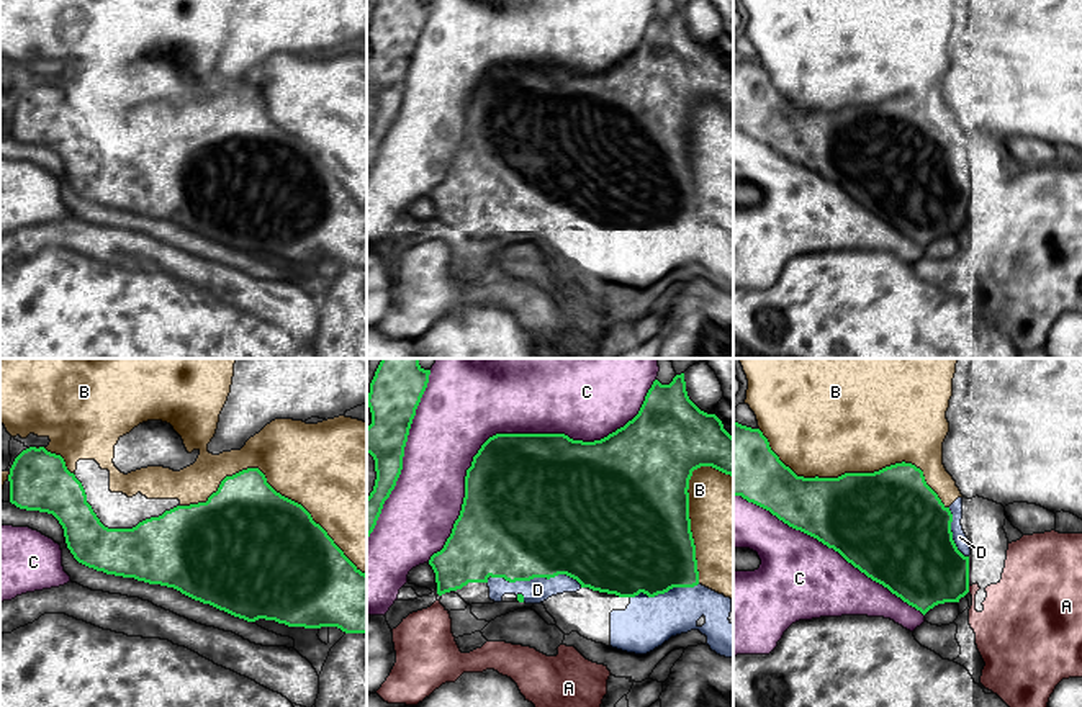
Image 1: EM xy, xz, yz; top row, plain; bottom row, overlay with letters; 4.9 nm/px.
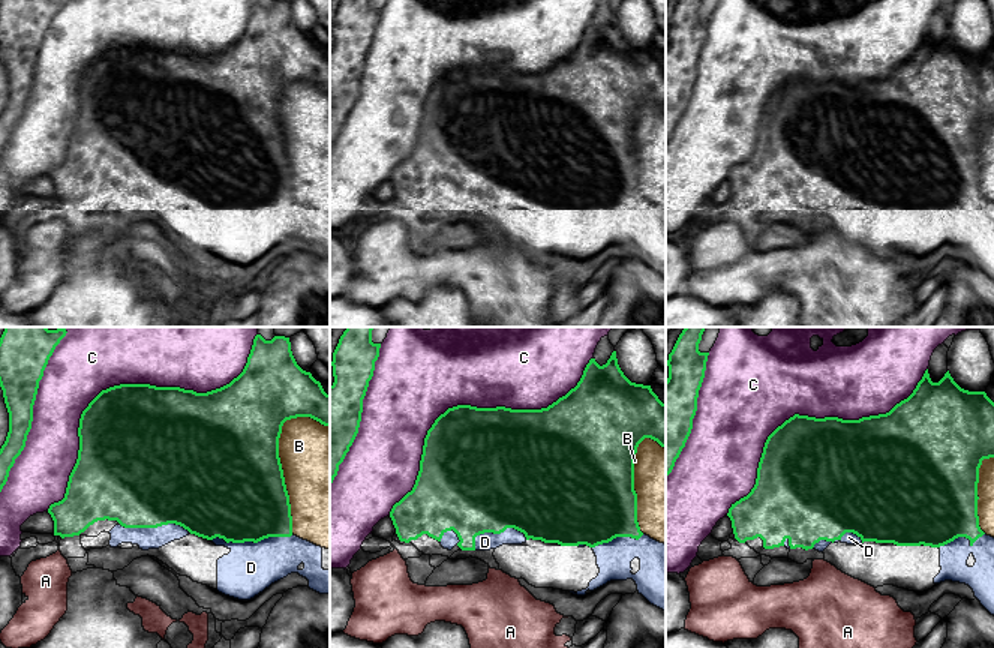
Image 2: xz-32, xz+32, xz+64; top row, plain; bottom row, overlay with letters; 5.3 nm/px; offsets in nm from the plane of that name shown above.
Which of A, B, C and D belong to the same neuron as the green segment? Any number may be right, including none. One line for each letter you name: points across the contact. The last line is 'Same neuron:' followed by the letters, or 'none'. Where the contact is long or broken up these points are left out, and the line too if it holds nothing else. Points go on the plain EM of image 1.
Same neuron: D

